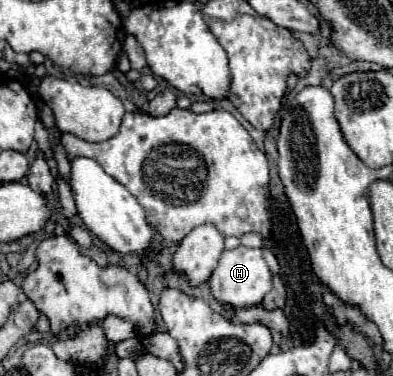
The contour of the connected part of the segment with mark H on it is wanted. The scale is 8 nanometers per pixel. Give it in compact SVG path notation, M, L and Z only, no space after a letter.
M239 245L233 251L223 251L219 265L211 273L209 279L211 293L213 297L231 307L253 307L263 301L263 297L273 289L273 273L269 271L265 259L263 259L263 249L249 249Z

